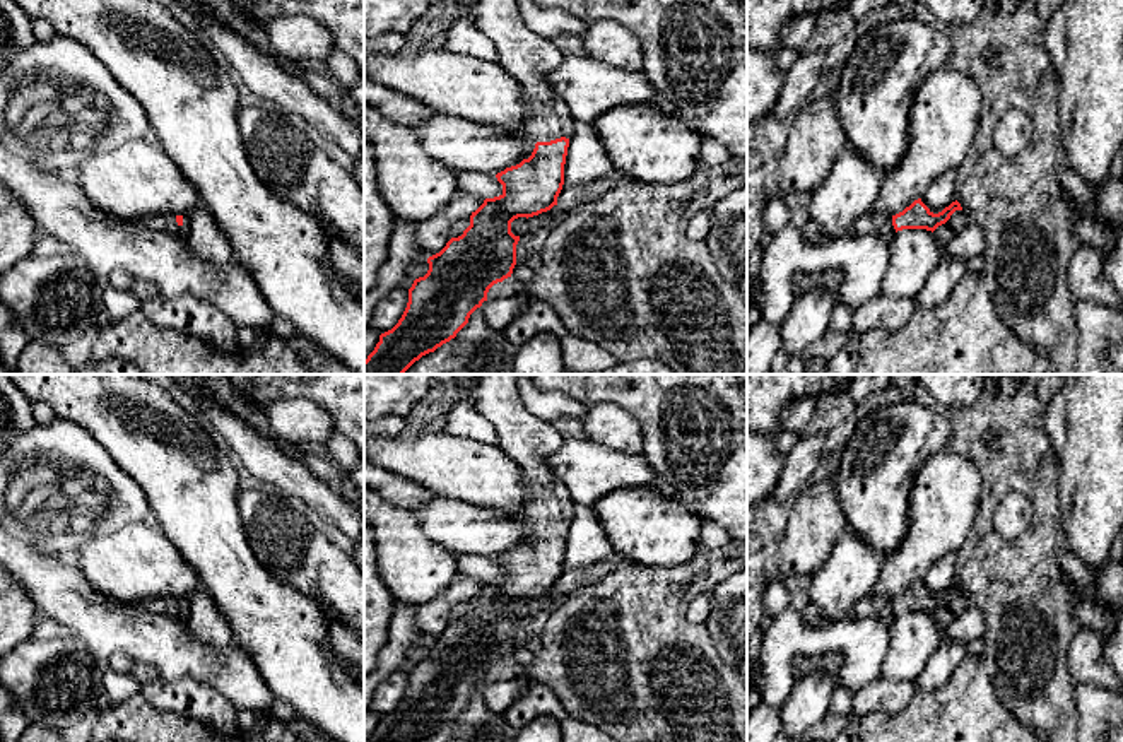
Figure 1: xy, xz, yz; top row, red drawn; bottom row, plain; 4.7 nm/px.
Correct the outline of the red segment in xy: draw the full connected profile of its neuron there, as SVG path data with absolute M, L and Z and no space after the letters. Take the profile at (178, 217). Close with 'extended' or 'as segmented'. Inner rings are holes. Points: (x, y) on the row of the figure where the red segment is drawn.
M156 215L147 221L152 227L161 229L173 236L186 234L186 217L183 215Z; extended

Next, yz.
M921 198L914 200L909 207L896 215L870 212L863 215L851 229L855 236L880 236L889 241L897 231L903 229L926 229L935 231L938 226L945 224L955 210L962 210L961 203L955 200L942 212L933 214Z; extended

